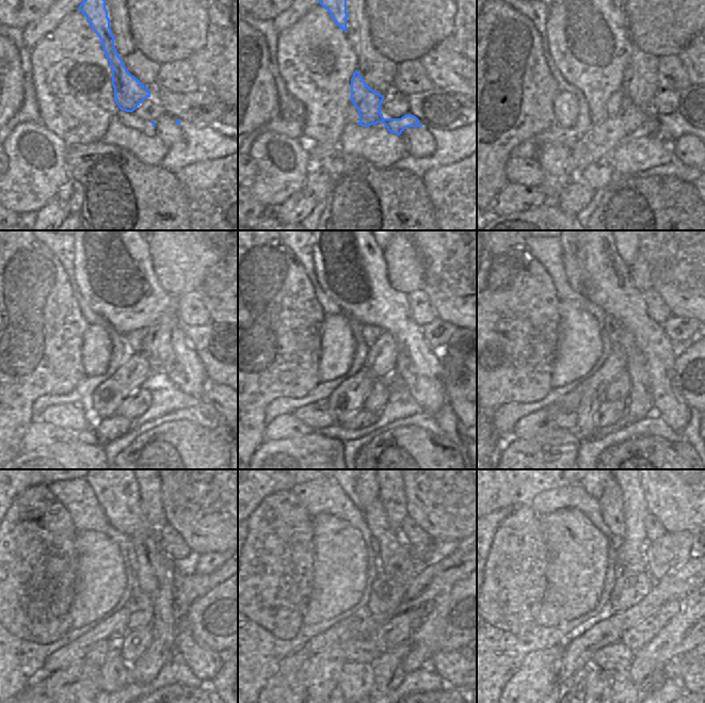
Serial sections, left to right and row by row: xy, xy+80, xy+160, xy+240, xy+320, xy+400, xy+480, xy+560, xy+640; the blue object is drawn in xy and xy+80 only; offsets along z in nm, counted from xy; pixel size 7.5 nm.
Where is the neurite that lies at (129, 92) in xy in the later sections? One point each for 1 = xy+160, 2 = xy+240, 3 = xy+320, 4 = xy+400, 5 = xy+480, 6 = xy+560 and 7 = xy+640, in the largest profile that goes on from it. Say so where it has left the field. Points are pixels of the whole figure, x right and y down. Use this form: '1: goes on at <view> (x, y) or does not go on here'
1: goes on at xy+160 (608, 131)
2: goes on at xy+240 (108, 396)
3: goes on at xy+320 (348, 398)
4: goes on at xy+400 (587, 409)
5: goes on at xy+480 (115, 673)
6: goes on at xy+560 (356, 681)
7: goes on at xy+640 (597, 684)

